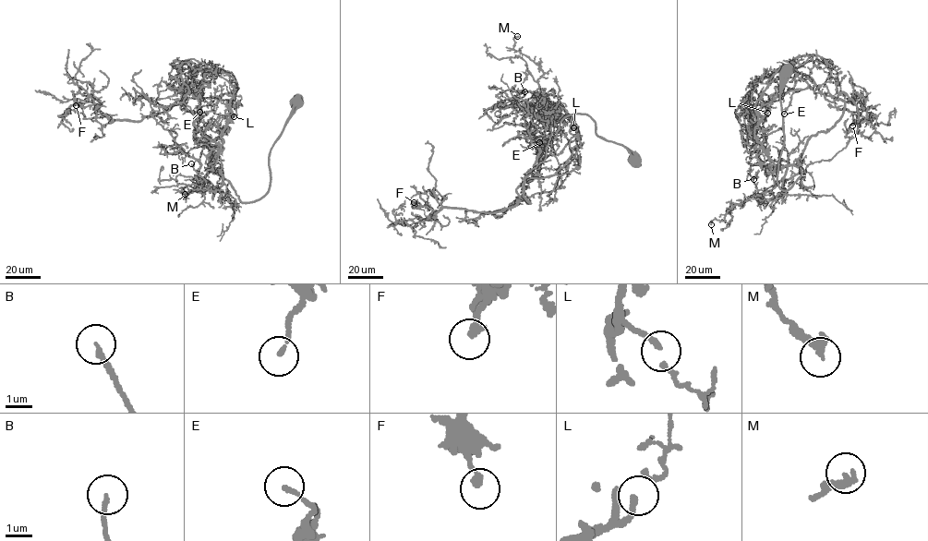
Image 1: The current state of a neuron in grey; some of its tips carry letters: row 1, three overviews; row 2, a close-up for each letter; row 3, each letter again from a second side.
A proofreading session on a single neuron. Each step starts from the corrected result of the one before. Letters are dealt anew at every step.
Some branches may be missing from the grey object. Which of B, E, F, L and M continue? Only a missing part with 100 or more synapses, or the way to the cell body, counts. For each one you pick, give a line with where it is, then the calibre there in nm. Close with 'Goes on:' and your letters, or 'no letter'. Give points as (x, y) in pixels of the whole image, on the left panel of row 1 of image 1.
Goes on: no letter

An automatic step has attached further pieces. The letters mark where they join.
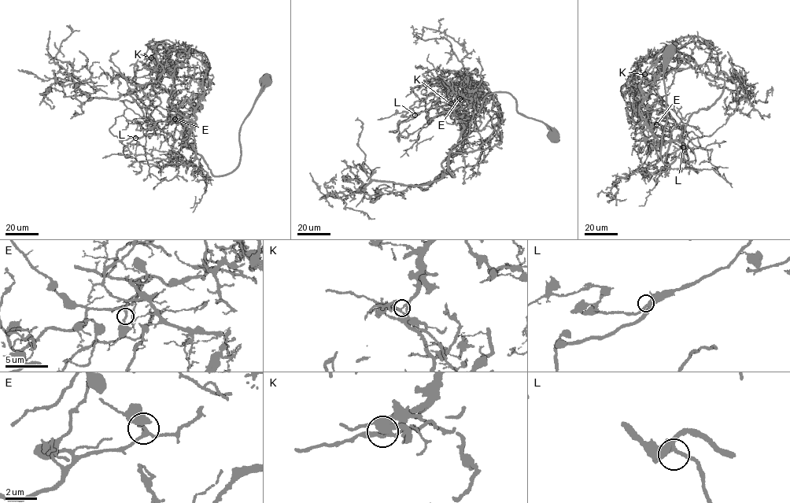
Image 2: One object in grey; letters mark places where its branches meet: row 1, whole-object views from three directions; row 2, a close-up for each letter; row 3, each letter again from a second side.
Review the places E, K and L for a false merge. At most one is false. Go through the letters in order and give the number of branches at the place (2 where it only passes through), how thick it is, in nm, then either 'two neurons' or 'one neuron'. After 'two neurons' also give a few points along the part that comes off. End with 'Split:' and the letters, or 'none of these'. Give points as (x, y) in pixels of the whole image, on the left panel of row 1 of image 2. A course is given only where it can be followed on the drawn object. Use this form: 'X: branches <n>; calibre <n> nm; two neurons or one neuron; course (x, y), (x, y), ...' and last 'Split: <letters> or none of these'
E: branches 3; calibre 190 nm; one neuron
K: branches 3; calibre 180 nm; two neurons; course (151, 57), (160, 103), (145, 120), (120, 101), (109, 131), (163, 134), (159, 149)
L: branches 3; calibre 320 nm; one neuron
Split: K

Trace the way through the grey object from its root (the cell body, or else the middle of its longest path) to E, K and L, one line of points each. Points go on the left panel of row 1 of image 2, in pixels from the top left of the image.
E: (265, 79), (241, 126), (239, 164), (229, 173), (212, 175), (187, 143), (187, 123), (173, 108), (175, 119)
K: (265, 79), (241, 126), (239, 165), (215, 176), (186, 143), (193, 121), (168, 101), (163, 66), (151, 57)
L: (265, 79), (231, 171), (212, 173), (173, 108), (174, 117), (153, 125), (125, 109), (109, 131), (135, 138)

